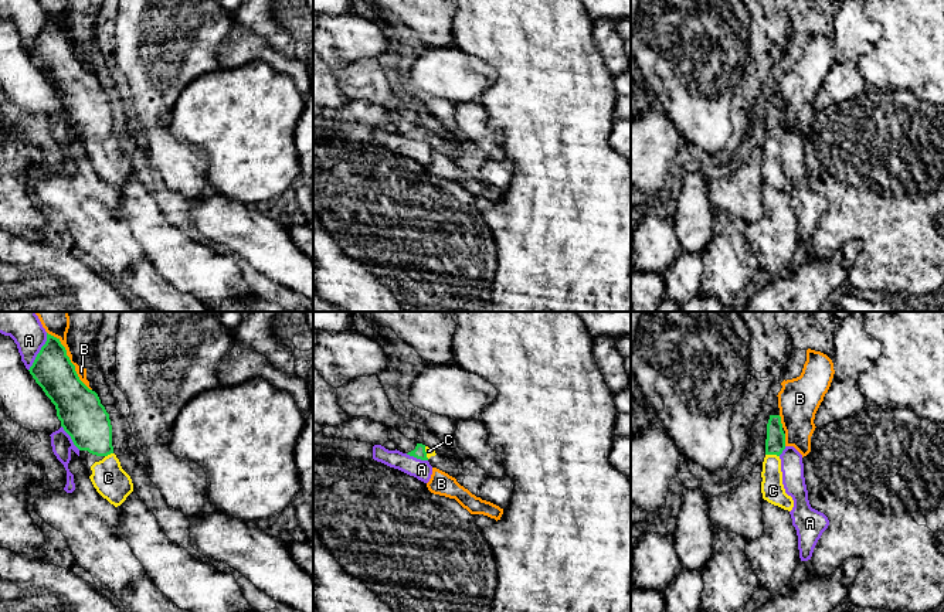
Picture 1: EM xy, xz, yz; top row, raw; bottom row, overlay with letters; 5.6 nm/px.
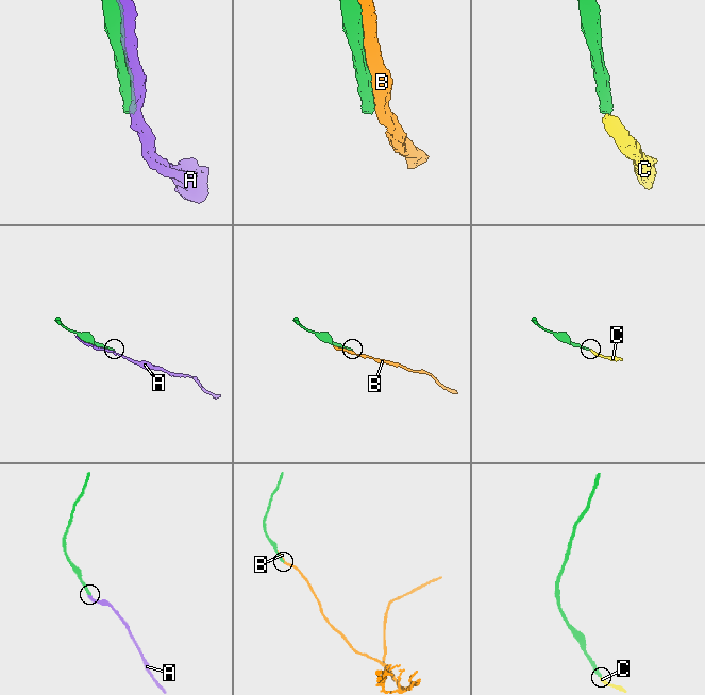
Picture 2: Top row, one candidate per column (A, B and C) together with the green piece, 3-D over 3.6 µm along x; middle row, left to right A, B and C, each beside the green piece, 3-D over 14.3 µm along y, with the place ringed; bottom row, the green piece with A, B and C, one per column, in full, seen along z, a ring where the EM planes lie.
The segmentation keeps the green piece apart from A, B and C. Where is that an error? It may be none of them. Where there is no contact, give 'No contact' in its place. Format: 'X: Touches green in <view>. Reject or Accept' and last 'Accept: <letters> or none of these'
A: Touches green in xy. Reject
B: Touches green in xy. Reject
C: Touches green in yz. Accept
Accept: C

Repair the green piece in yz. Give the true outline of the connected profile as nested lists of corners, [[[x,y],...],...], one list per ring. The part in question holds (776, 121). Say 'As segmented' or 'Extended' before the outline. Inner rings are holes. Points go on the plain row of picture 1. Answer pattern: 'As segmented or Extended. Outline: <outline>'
Extended. Outline: [[[770,98],[767,106],[765,140],[761,154],[761,176],[768,186],[791,194],[794,183],[785,176],[782,167],[780,137],[785,132],[785,116],[782,113],[781,99]]]

